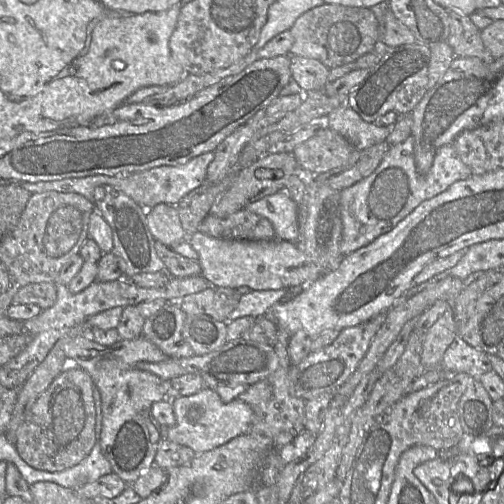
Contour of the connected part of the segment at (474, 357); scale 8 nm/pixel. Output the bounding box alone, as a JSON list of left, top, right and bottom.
[440,337,493,379]

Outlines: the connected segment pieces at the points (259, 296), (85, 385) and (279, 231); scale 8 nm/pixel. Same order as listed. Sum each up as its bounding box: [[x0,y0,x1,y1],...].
[[228,289,289,321],[15,364,96,472],[245,188,299,244]]

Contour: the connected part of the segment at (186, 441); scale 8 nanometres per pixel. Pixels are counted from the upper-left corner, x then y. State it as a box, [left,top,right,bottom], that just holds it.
[164,386,254,454]

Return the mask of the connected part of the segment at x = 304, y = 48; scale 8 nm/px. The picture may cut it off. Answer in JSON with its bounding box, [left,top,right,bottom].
[289,3,379,69]

